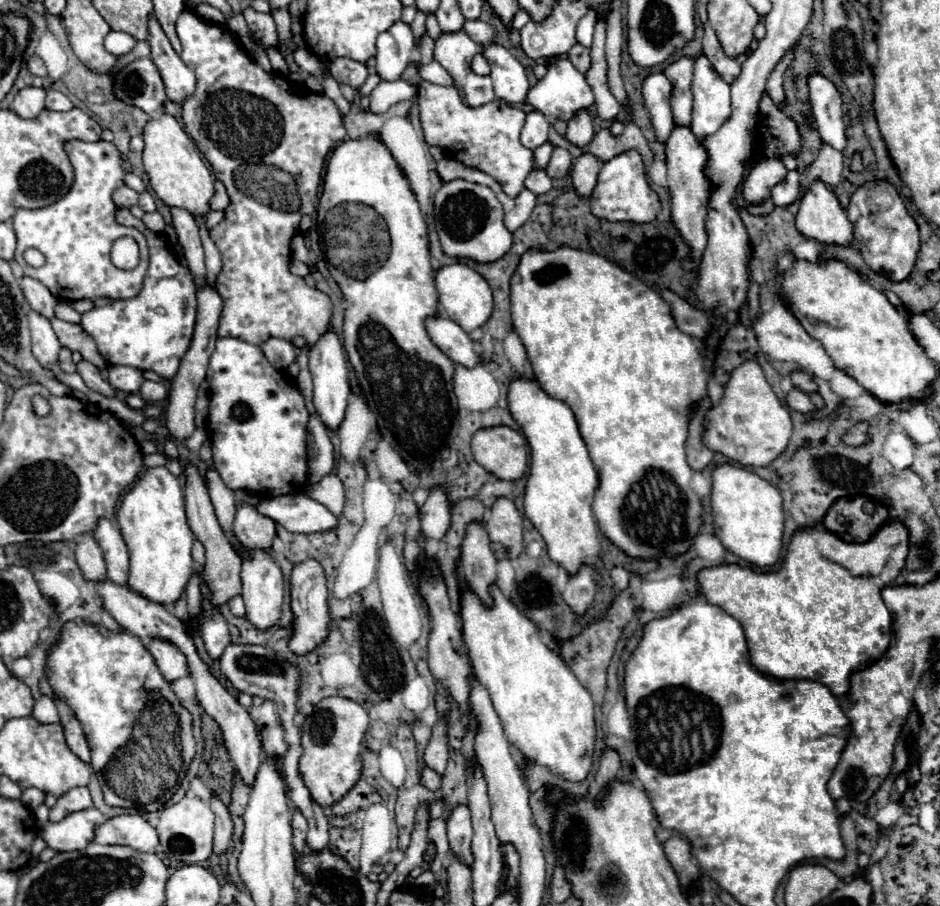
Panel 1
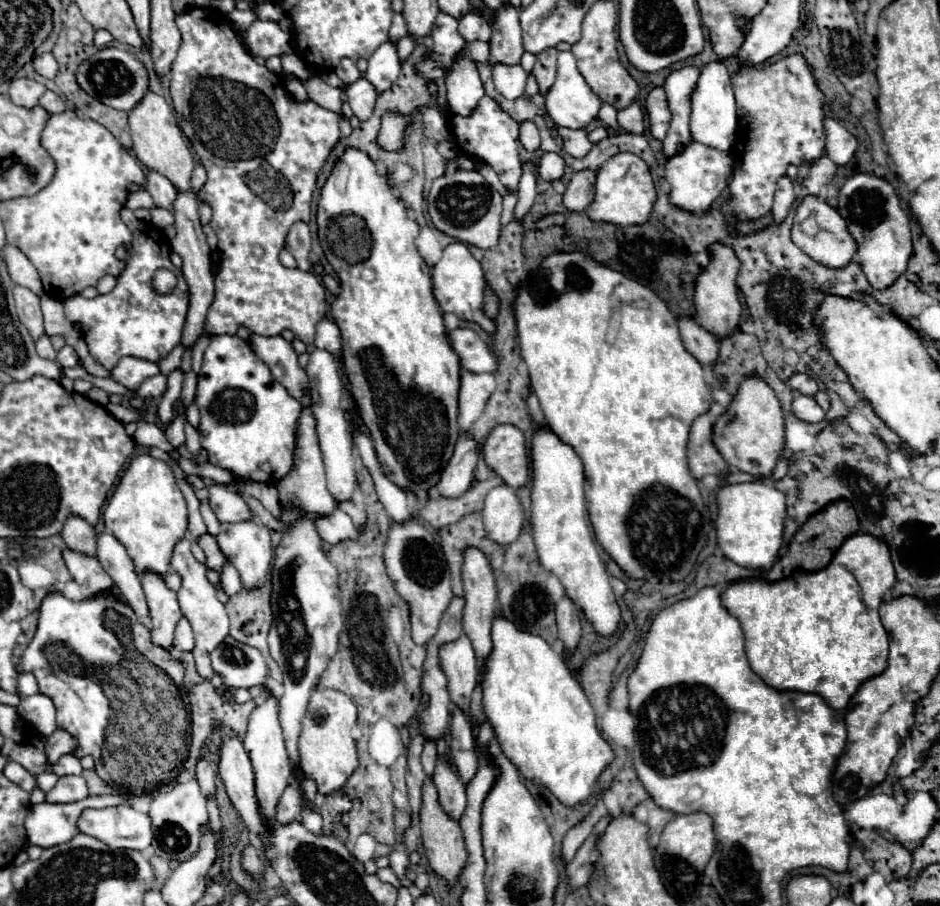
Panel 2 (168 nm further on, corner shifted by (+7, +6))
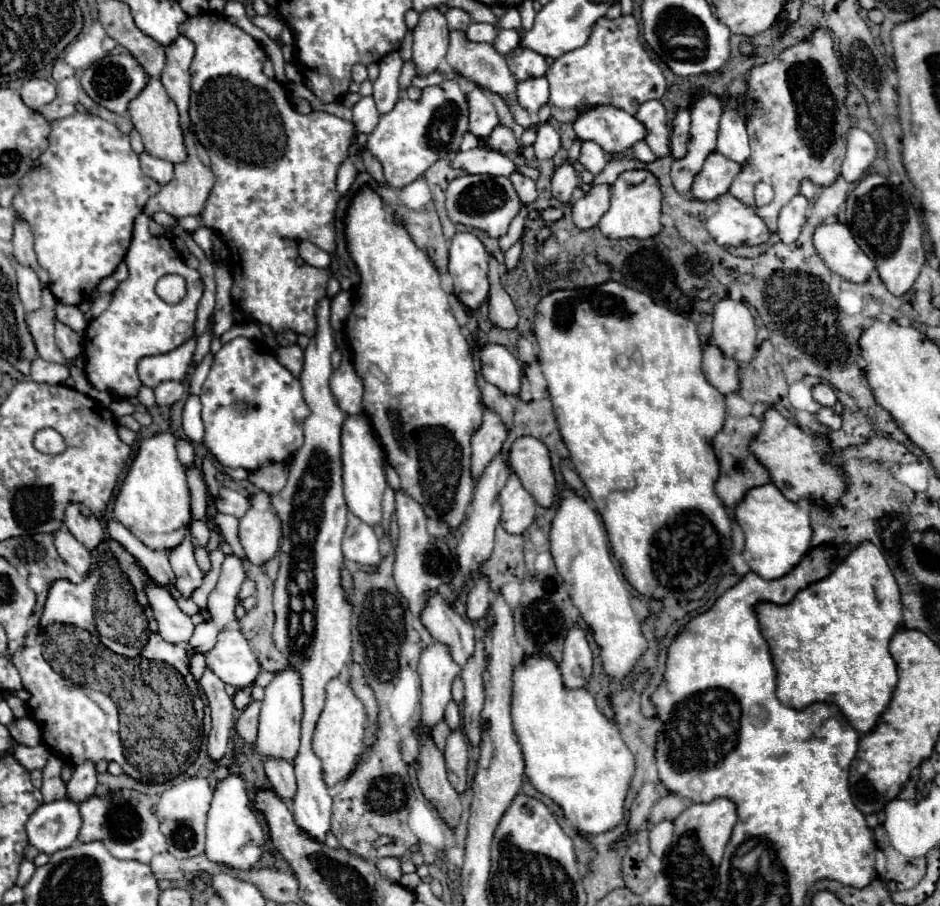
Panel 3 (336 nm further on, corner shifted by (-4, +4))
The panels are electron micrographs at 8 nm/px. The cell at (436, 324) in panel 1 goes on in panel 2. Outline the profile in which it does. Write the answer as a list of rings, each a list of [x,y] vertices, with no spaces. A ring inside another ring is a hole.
[[[457,328],[449,332],[449,340],[453,350],[457,352],[461,366],[477,372],[477,374],[493,374],[497,372],[497,360],[491,348],[469,328]]]

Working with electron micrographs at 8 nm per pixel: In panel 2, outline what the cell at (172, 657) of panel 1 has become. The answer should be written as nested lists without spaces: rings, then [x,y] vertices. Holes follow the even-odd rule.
[[[143,572],[141,582],[151,610],[153,642],[167,650],[173,650],[173,632],[181,618],[177,594],[169,590],[165,584],[165,578],[155,572]]]

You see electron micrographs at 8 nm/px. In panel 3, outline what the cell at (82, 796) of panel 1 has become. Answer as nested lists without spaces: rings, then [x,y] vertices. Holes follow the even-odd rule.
[[[92,762],[74,766],[72,778],[66,782],[66,796],[72,802],[84,802],[96,794],[96,768]]]

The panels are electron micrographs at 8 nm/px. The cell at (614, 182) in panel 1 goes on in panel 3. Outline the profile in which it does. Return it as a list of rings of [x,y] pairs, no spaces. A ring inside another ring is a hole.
[[[626,170],[612,184],[610,208],[600,218],[598,228],[608,238],[652,238],[662,228],[660,204],[662,204],[662,190],[658,178],[650,170]]]

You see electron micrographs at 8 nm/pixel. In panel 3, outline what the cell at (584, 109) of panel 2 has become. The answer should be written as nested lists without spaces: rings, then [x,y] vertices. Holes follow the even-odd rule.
[[[610,104],[582,110],[574,120],[574,132],[580,140],[594,140],[610,154],[622,154],[646,136],[644,126],[632,114]]]

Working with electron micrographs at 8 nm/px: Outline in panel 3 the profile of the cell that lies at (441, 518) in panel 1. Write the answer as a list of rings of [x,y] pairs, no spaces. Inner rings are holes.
[[[484,410],[482,426],[472,436],[472,480],[480,480],[484,468],[492,462],[492,458],[500,452],[506,440],[506,428],[502,426],[498,414],[492,410]]]

